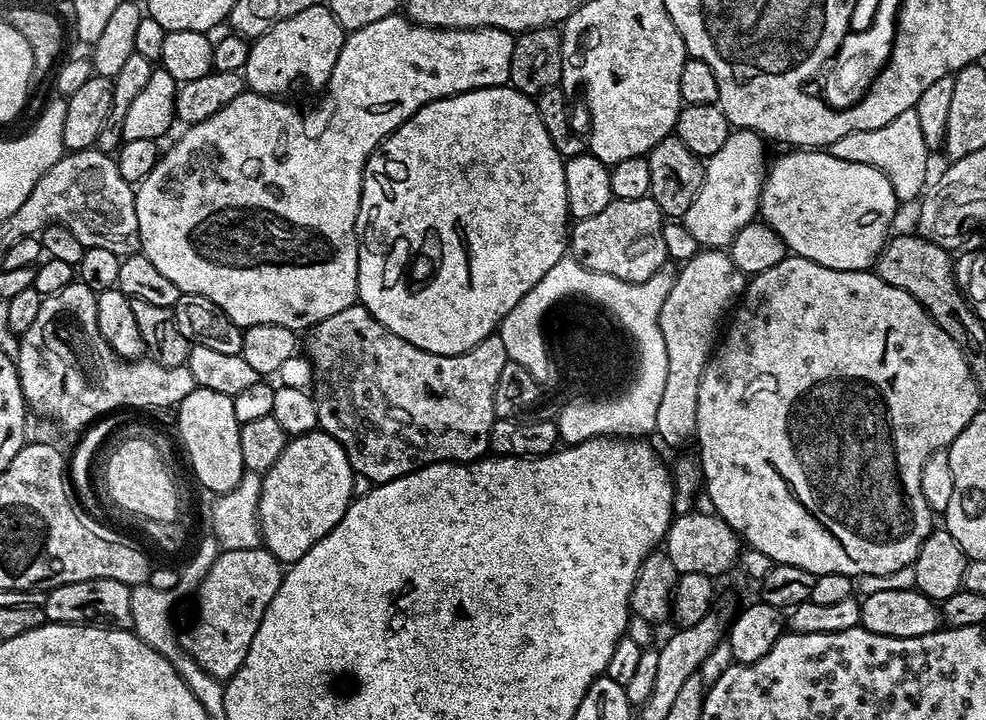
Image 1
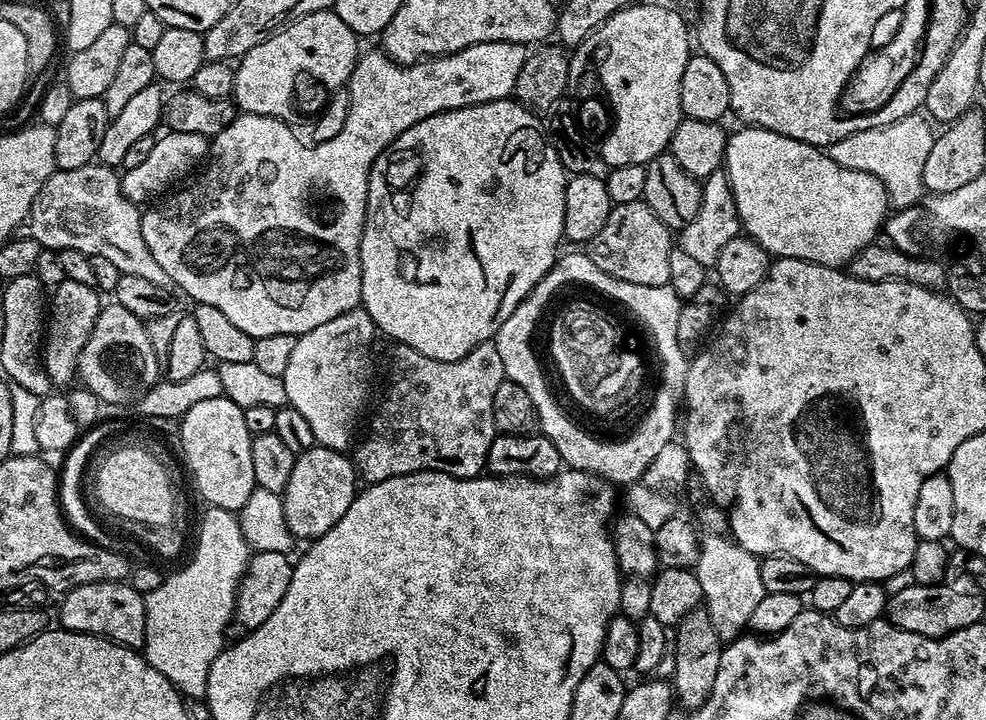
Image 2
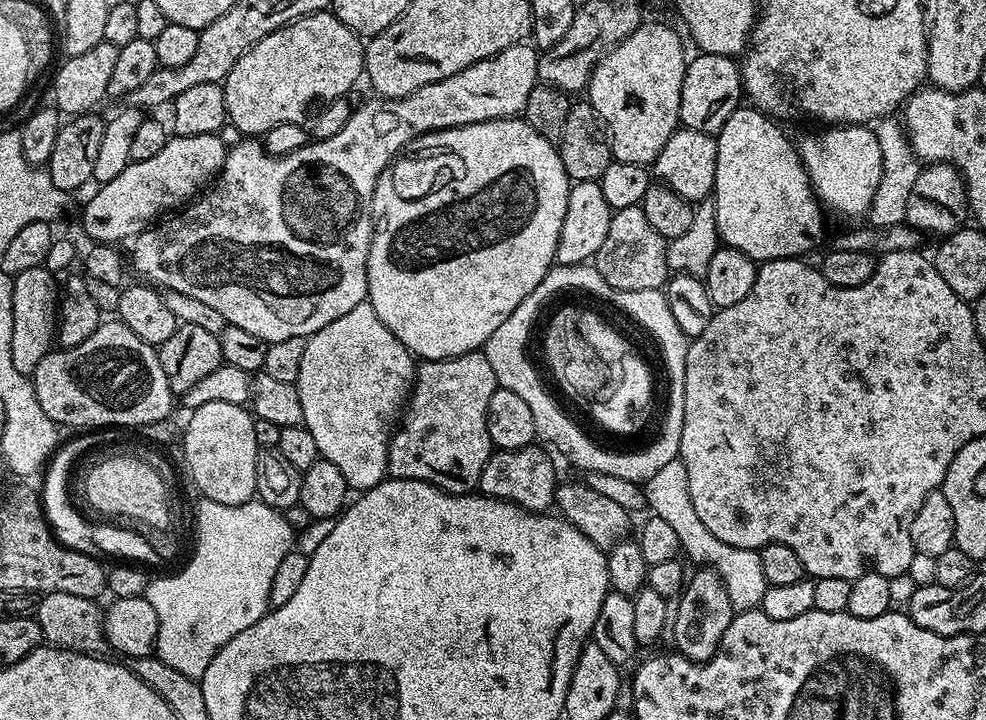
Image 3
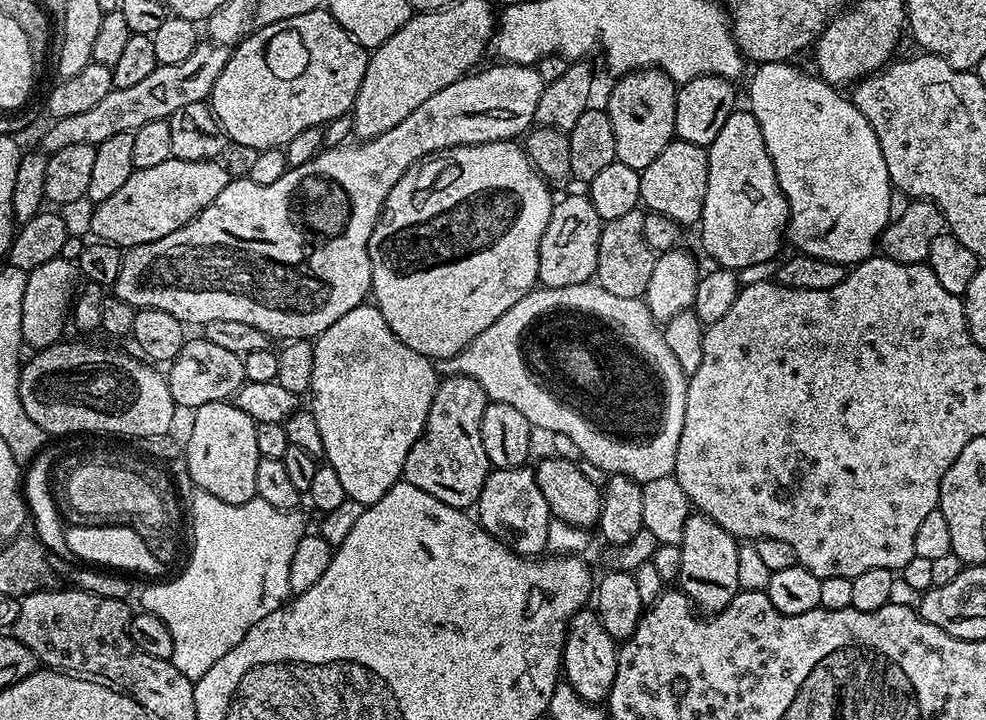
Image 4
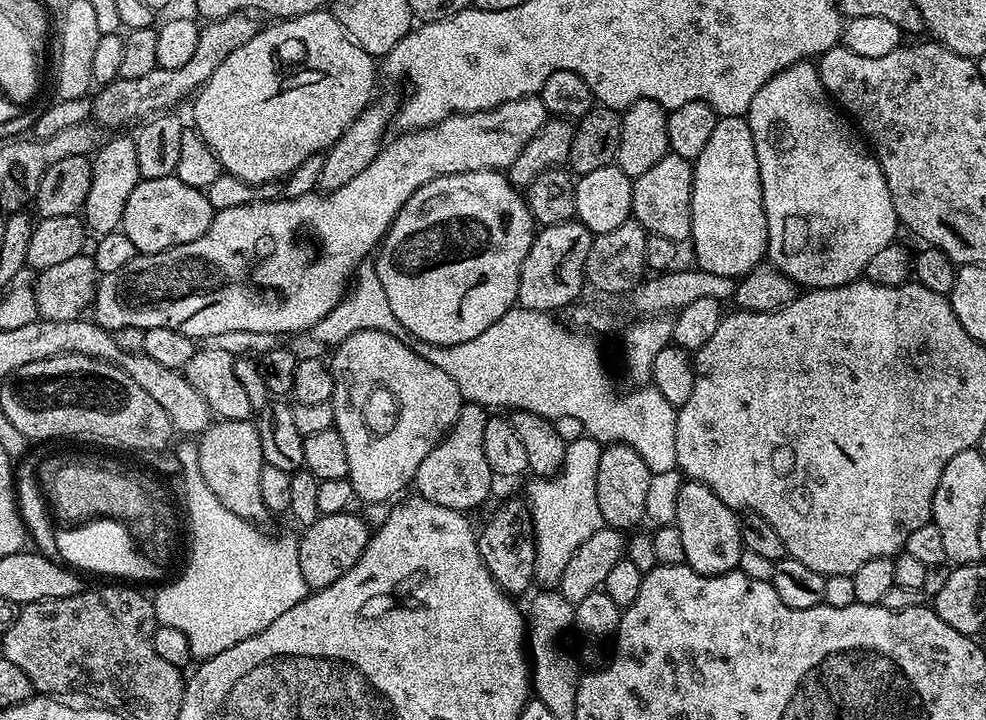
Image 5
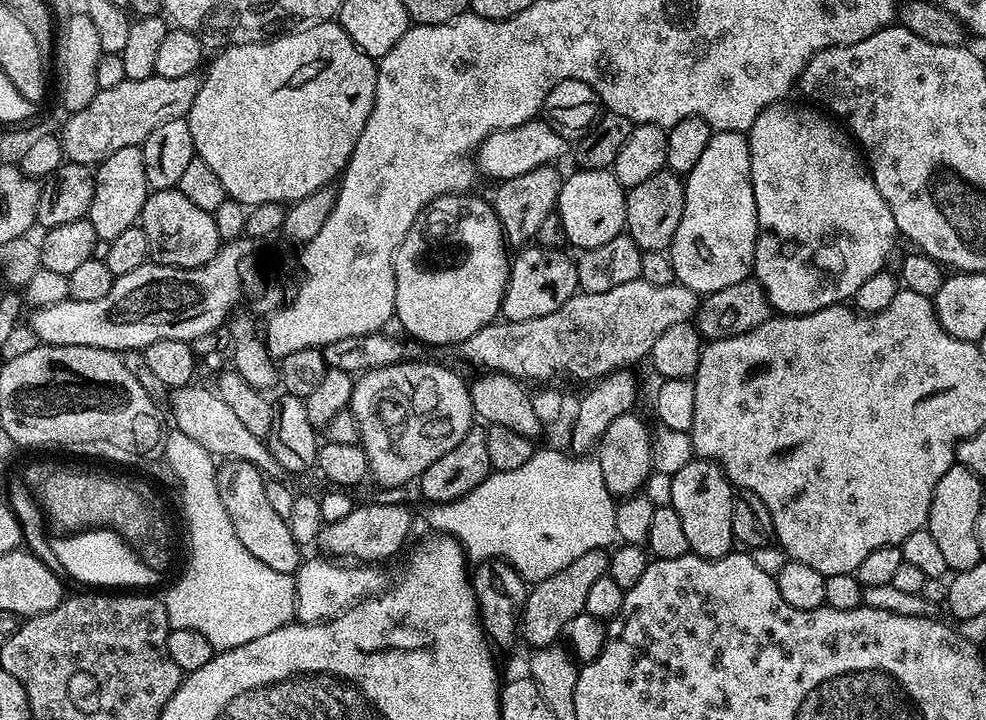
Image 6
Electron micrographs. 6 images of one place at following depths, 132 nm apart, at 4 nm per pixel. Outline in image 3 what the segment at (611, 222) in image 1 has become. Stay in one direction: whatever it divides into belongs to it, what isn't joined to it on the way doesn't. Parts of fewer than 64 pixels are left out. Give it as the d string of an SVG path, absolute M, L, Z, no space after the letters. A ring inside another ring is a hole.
M643 207L635 208L618 208L615 209L610 218L610 230L606 230L606 242L598 250L594 258L594 267L602 278L611 288L618 290L654 290L655 288L663 289L670 279L670 269L668 266L668 246L662 234L646 222L646 214Z

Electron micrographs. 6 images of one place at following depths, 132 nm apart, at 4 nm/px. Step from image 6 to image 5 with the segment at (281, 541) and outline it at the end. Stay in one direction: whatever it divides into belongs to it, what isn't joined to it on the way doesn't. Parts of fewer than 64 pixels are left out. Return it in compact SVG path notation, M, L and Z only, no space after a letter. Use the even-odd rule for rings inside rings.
M217 419L199 433L196 449L198 450L198 466L202 478L206 478L206 486L210 486L210 490L214 490L214 498L218 498L218 502L222 502L222 506L226 506L226 510L230 510L230 514L238 514L238 518L253 522L260 522L263 516L269 515L267 506L262 502L260 479L258 479L258 474L262 474L262 466L264 465L262 442L258 438L256 425L251 419Z

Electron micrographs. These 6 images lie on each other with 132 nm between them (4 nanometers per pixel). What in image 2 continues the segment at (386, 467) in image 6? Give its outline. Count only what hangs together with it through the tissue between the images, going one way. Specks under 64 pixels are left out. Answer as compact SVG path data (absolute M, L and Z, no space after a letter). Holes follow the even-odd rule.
M357 306L346 314L338 314L338 318L330 318L330 322L322 322L322 326L314 326L314 330L296 337L294 351L290 353L290 363L283 375L287 407L298 410L298 414L306 418L310 430L314 430L314 438L319 447L342 453L347 453L353 447L352 435L356 432L360 411L368 400L368 363L372 360L372 343L376 336L378 337L378 329L370 314L363 306Z

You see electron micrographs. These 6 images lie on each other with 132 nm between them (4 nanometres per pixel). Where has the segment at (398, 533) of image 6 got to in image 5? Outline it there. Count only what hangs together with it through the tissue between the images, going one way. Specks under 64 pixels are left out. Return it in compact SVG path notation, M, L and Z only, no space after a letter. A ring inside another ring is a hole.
M349 510L320 515L310 527L299 533L301 536L298 536L296 546L298 565L302 568L302 577L305 578L308 589L325 588L338 582L338 578L342 578L342 574L346 574L346 570L350 570L350 566L354 566L358 558L362 558L368 545L370 527L362 517L355 516L354 513L355 511Z

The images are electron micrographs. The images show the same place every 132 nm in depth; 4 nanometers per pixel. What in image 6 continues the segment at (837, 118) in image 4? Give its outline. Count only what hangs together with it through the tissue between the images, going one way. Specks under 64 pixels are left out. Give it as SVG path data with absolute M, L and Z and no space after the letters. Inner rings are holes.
M788 103L771 104L762 110L746 135L750 146L754 206L760 227L756 233L754 279L766 290L773 313L797 316L851 301L862 282L885 271L887 264L884 263L896 248L898 233L894 214L890 214L886 198L878 194L878 186L853 137L823 111L815 112L812 109L815 107L799 108Z

